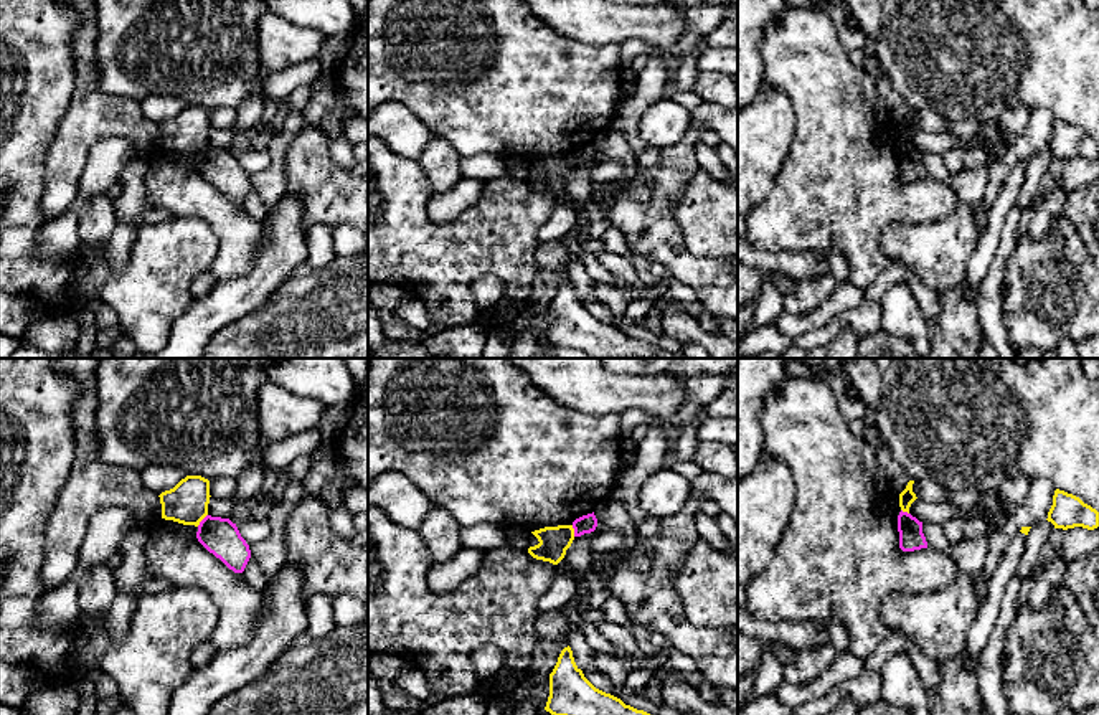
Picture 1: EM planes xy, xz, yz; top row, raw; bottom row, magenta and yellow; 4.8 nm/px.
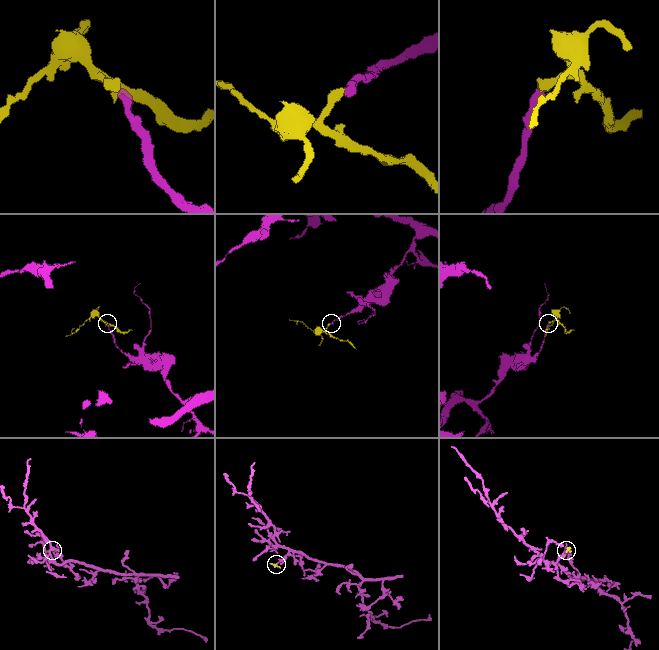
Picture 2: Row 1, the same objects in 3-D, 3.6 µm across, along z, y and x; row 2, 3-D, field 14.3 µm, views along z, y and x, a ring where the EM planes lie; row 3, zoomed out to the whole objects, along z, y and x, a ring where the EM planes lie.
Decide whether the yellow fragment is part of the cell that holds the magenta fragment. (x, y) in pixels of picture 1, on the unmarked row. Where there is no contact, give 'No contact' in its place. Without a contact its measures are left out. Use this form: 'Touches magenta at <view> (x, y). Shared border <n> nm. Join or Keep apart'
Touches magenta at xy (202, 151). Shared border 80 nm. Keep apart

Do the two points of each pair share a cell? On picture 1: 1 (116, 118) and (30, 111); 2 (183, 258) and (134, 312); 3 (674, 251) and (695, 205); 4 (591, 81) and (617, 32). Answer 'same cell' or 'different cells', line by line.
1: different cells
2: same cell
3: different cells
4: different cells

